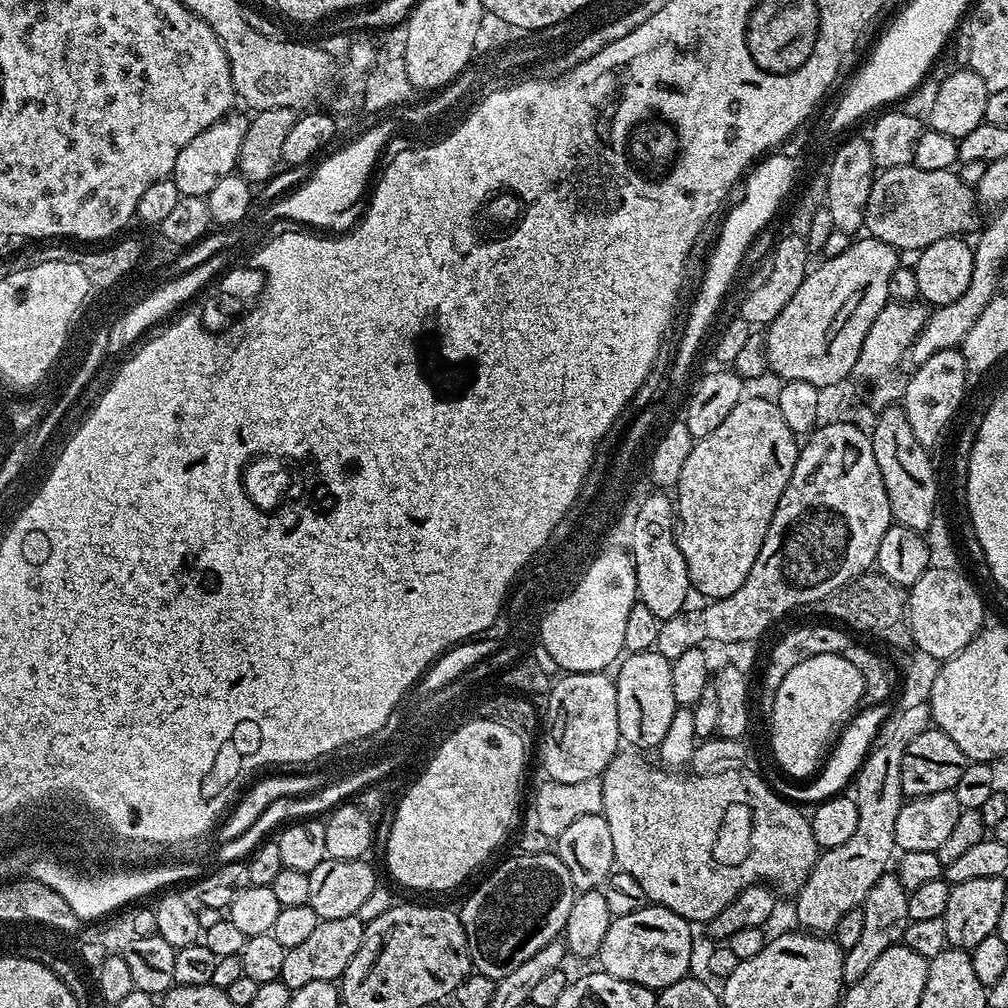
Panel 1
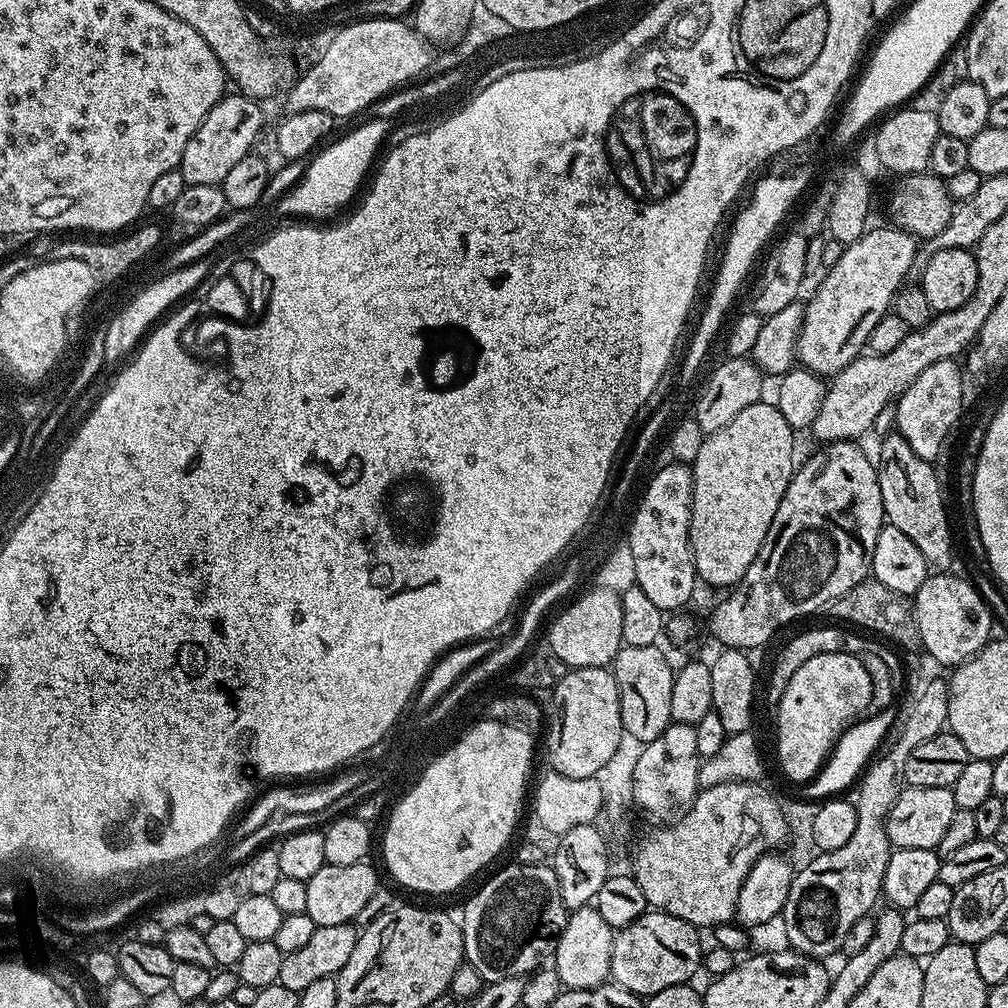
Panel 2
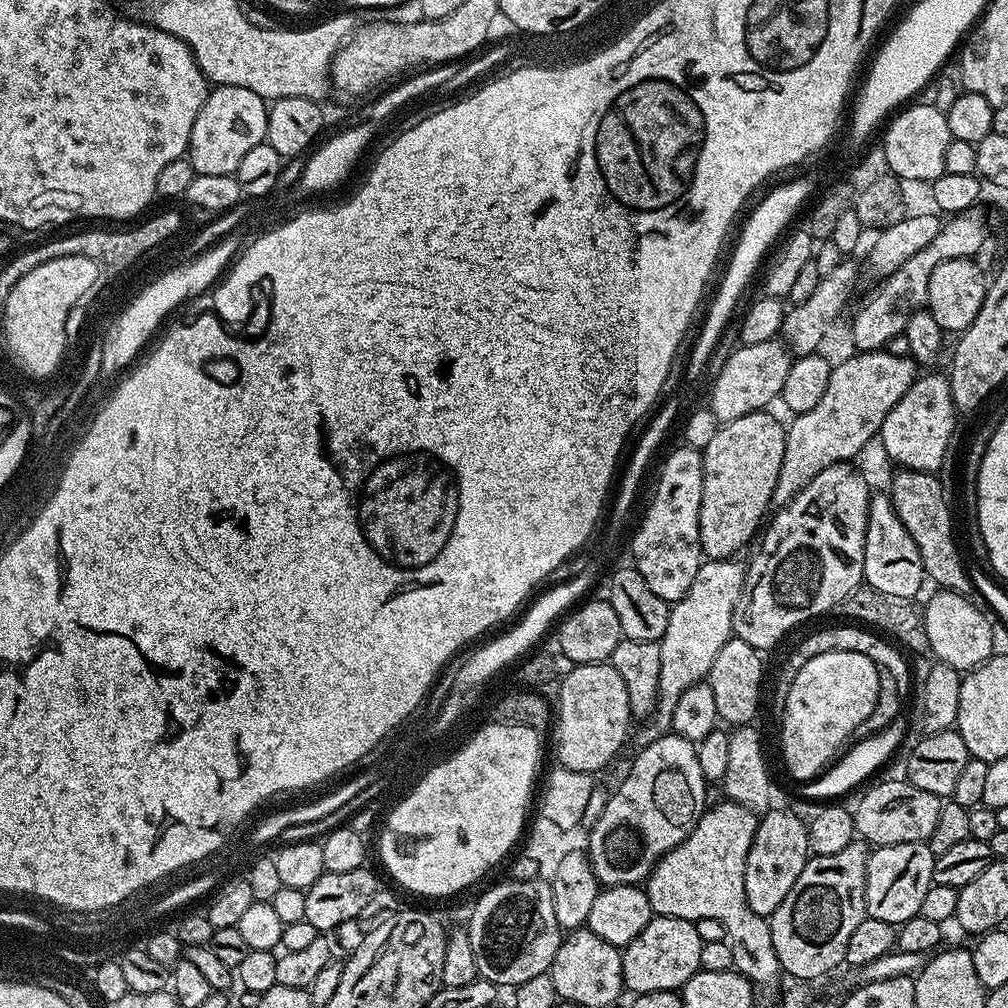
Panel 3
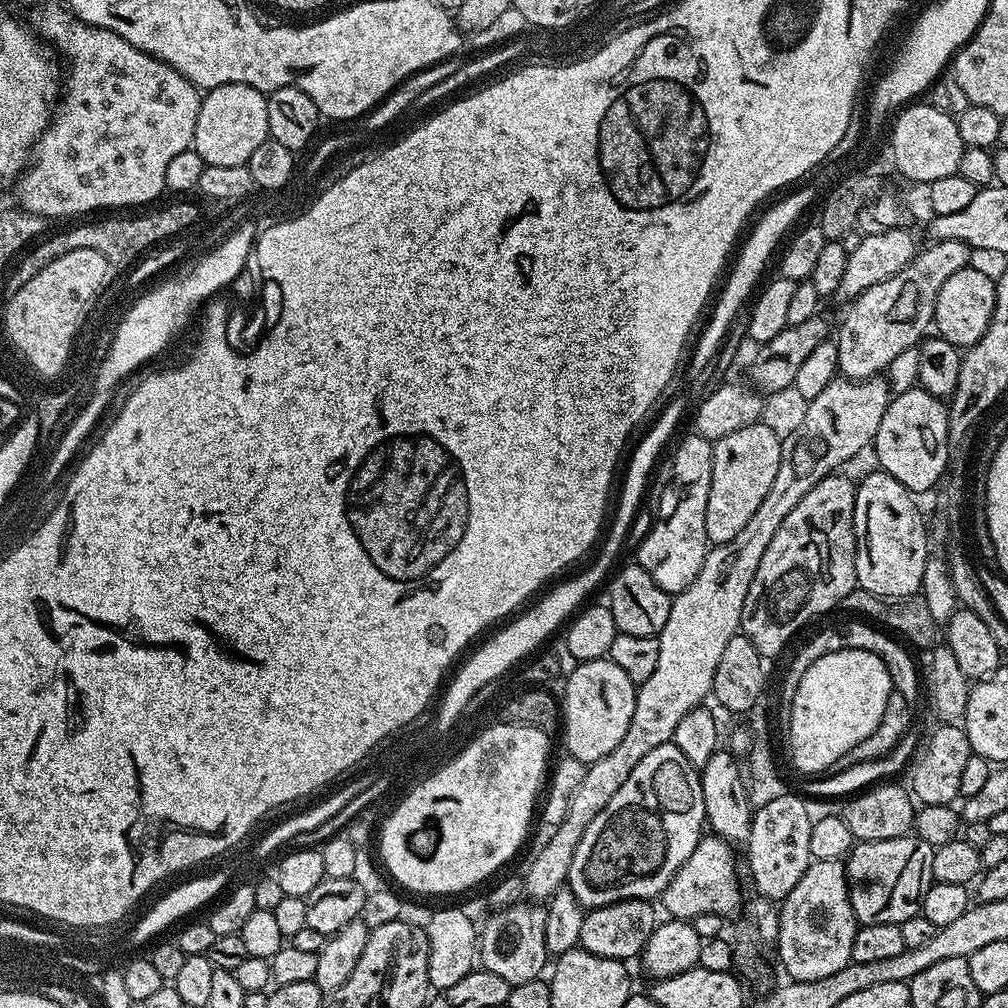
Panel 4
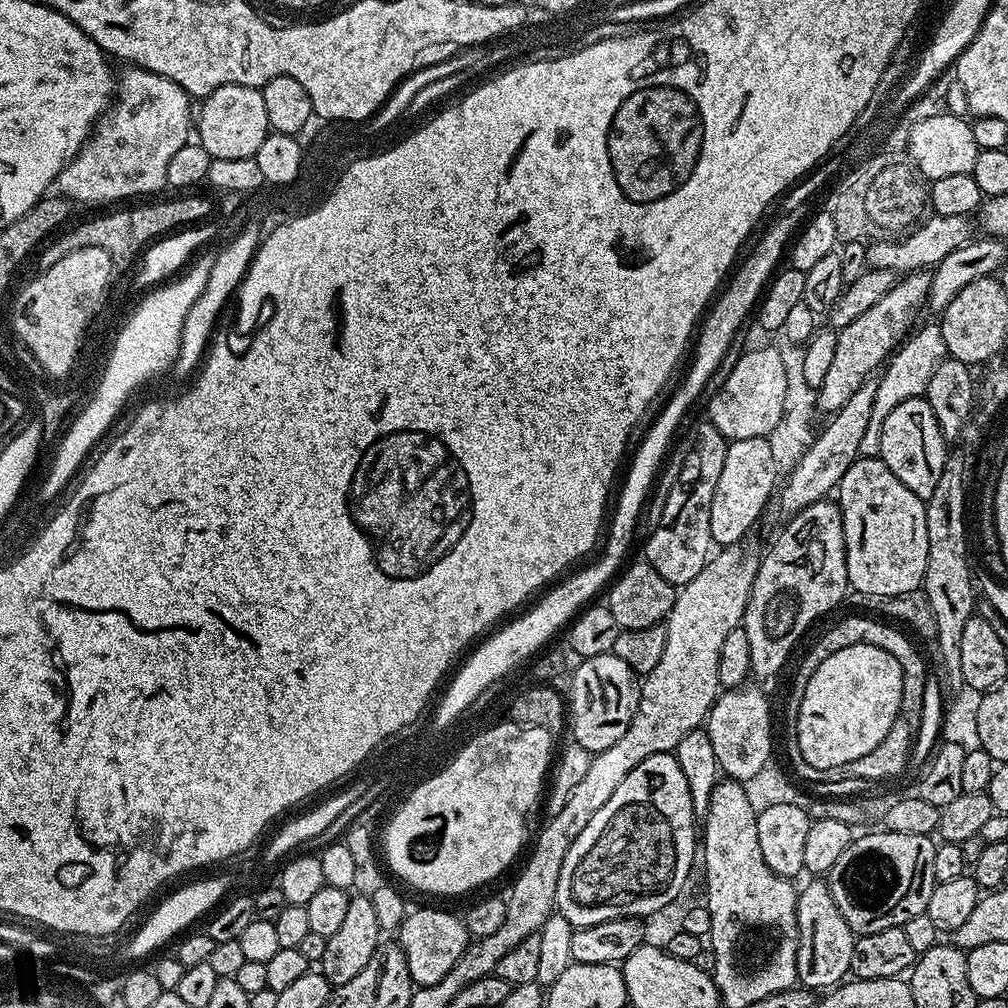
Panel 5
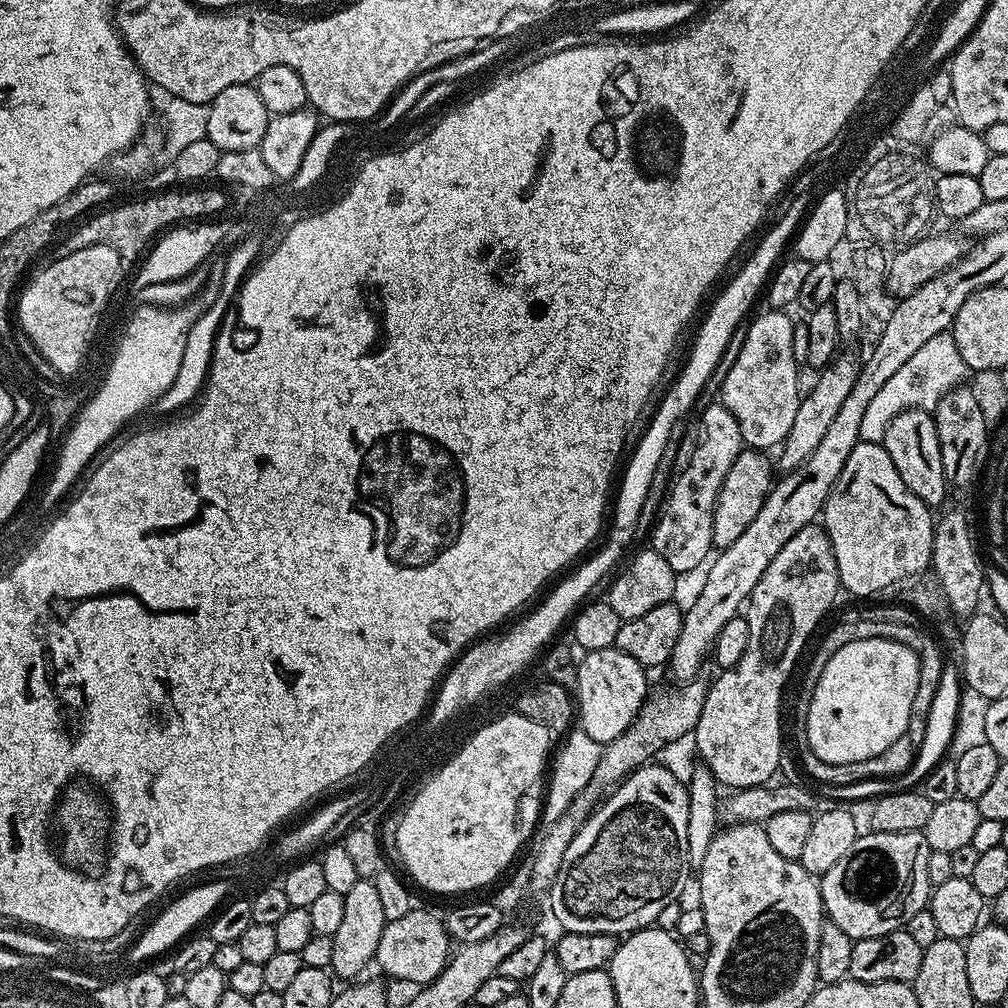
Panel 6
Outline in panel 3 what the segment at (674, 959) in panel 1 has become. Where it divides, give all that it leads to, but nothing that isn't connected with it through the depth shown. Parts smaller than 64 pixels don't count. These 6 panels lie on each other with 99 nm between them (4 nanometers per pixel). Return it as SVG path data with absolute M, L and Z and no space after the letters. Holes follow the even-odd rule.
M653 915L646 930L642 930L642 934L638 934L638 938L634 938L634 942L627 944L620 953L625 989L632 994L683 989L685 982L700 971L703 945L693 921Z

